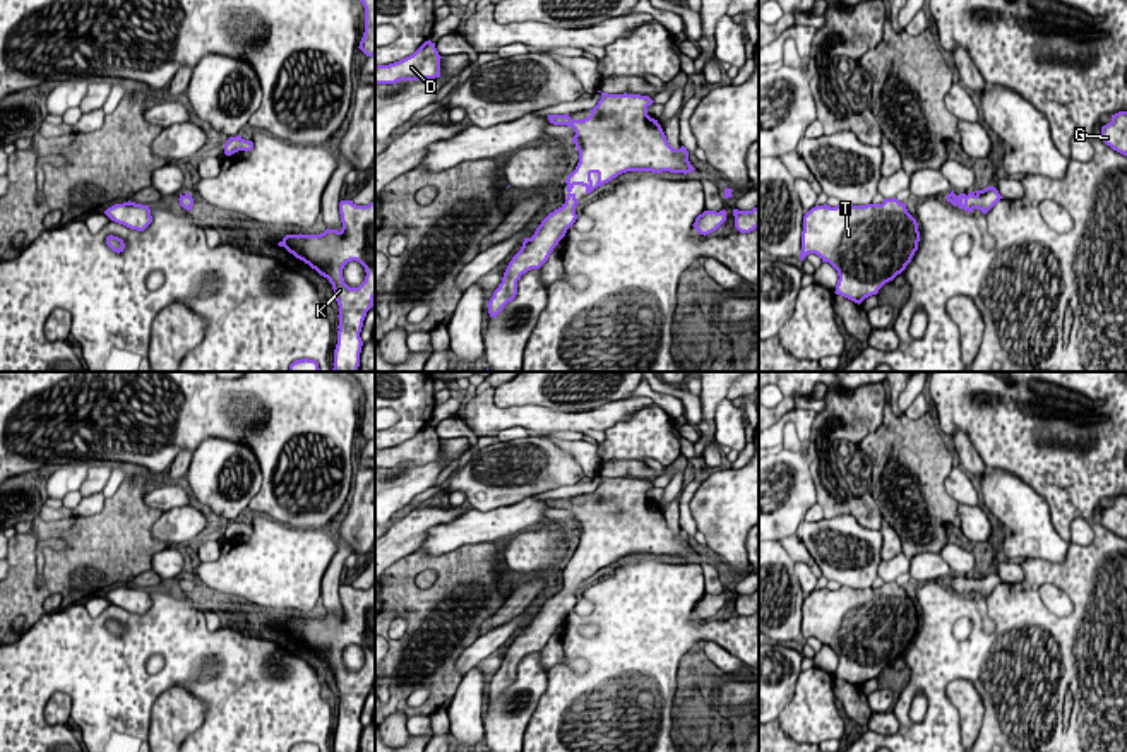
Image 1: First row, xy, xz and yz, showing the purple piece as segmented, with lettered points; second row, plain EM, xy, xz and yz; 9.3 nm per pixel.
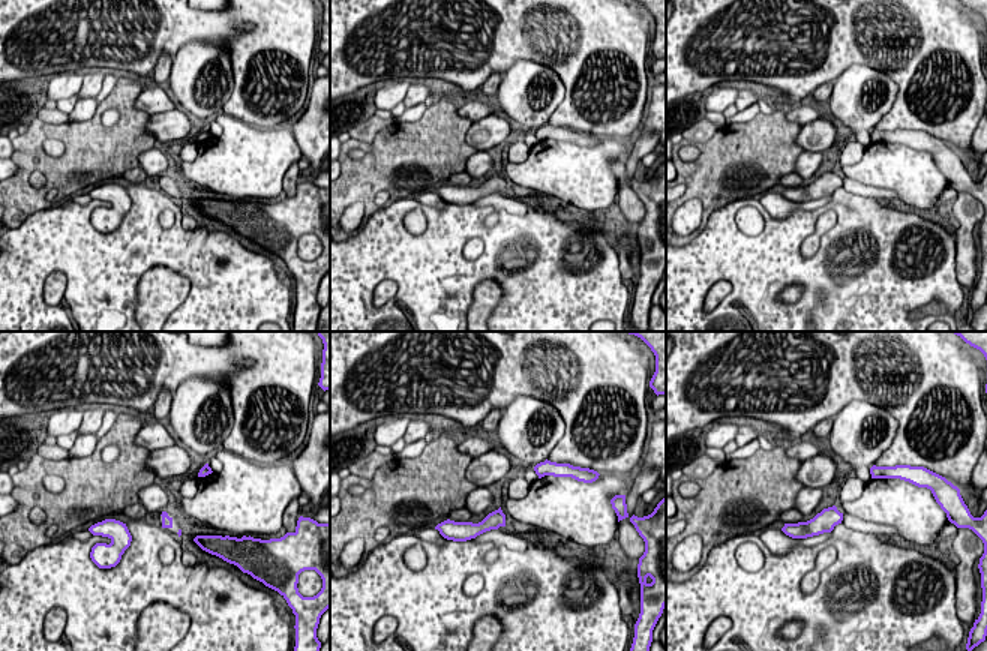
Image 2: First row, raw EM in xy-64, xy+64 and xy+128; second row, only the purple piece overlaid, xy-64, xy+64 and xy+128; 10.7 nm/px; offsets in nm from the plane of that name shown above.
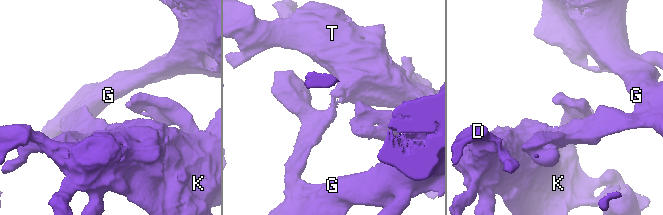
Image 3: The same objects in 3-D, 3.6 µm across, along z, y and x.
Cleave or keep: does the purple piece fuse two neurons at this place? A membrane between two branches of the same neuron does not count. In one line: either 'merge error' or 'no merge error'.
no merge error

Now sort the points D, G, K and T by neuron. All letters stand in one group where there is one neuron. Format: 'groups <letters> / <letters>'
groups D G K T

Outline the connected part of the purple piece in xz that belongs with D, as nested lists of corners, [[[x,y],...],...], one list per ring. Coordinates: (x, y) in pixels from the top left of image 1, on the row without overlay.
[[[425,425],[413,439],[389,447],[375,449],[375,468],[396,468],[401,464],[426,464],[440,461],[440,439],[435,427]]]

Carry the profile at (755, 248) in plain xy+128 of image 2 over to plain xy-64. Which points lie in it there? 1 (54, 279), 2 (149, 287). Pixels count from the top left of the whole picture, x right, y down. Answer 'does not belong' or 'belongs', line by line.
1: does not belong
2: does not belong

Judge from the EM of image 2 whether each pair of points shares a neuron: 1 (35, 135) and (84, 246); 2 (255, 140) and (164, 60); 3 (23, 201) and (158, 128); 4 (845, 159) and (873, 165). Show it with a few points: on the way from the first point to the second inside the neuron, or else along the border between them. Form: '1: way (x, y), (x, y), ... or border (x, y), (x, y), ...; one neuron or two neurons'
1: border (50, 207), (33, 212), (21, 224); two neurons
2: border (173, 57), (162, 53), (152, 69); two neurons
3: border (149, 116), (147, 131), (156, 143); two neurons
4: border (867, 147), (857, 162), (840, 168); two neurons

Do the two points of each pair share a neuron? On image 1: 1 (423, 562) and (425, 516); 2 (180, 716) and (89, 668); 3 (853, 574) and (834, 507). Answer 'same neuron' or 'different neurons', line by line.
1: different neurons
2: different neurons
3: different neurons

